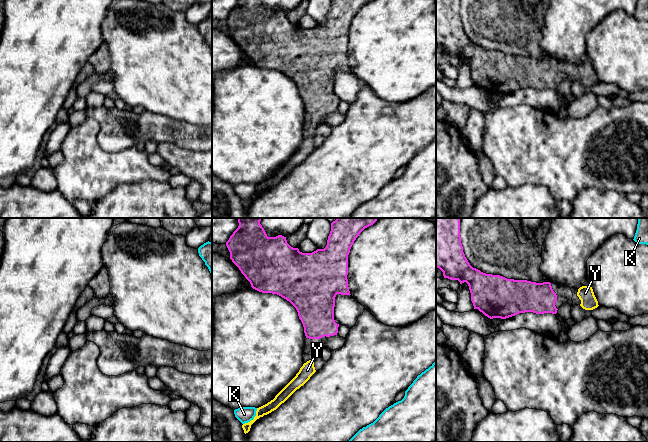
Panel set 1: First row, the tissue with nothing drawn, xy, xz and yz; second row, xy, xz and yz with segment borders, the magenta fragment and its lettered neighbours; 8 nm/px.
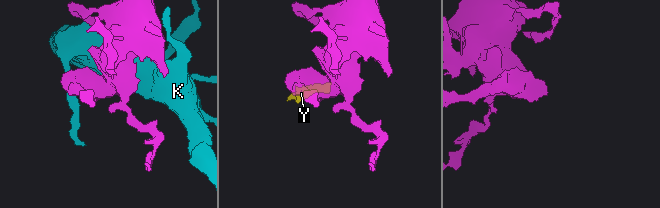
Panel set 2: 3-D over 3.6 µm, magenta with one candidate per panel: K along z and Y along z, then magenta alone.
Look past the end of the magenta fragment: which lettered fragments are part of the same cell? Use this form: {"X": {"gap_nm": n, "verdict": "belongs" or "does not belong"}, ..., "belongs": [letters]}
{"K": {"gap_nm": 700, "verdict": "does not belong"}, "Y": {"gap_nm": 170, "verdict": "belongs"}, "belongs": ["Y"]}

